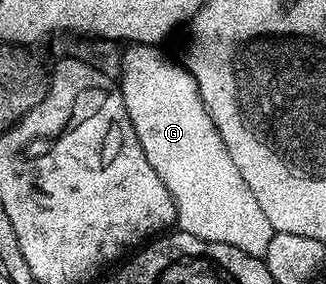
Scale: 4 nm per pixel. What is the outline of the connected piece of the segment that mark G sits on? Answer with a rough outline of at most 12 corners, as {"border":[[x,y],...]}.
{"border":[[156,45],[121,94],[176,228],[264,258],[275,232],[196,78]]}

